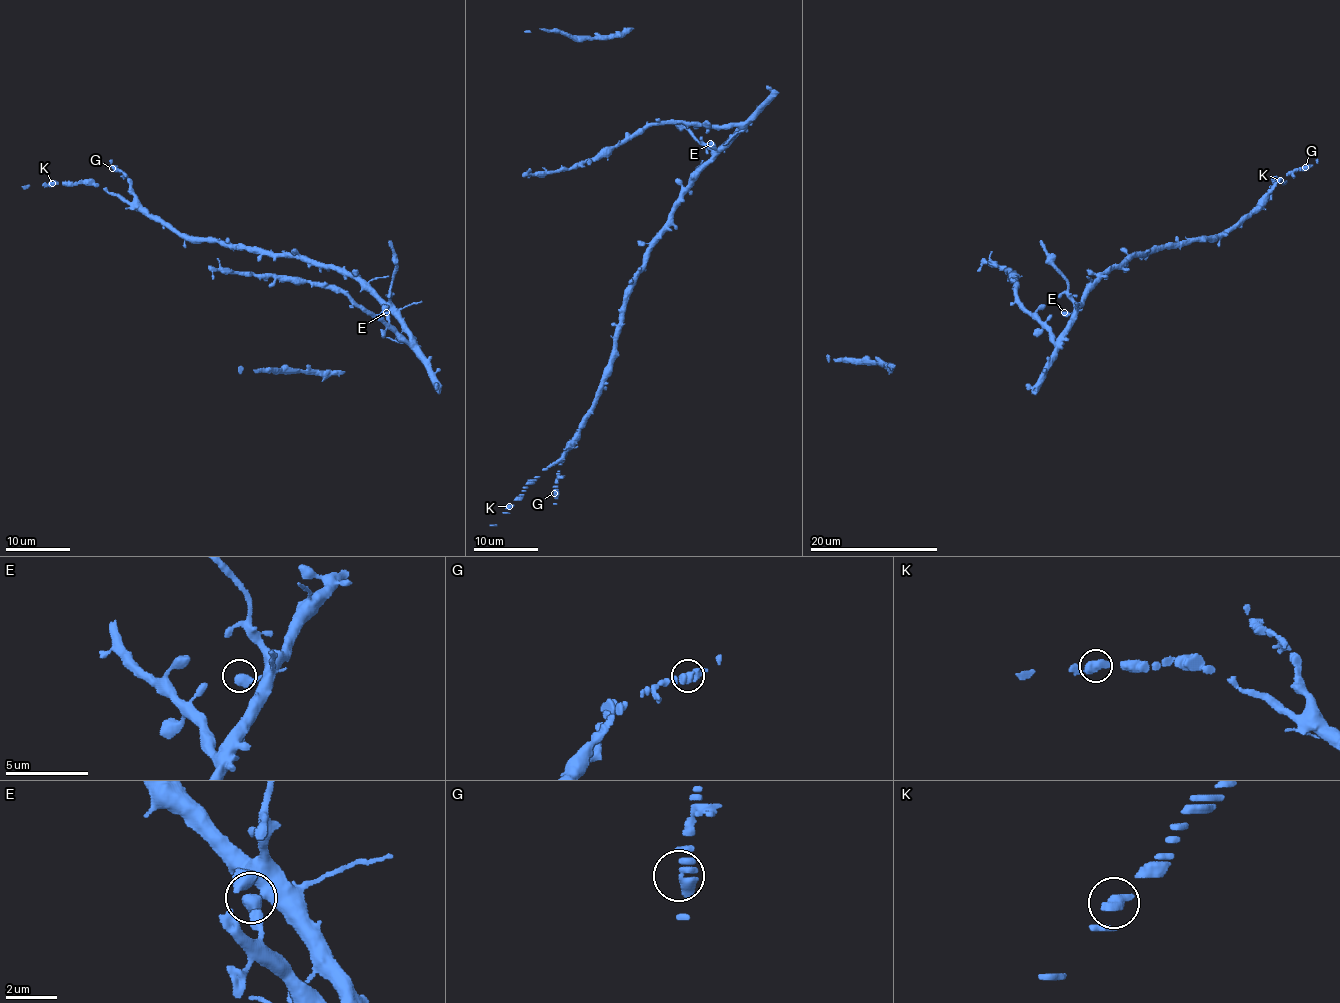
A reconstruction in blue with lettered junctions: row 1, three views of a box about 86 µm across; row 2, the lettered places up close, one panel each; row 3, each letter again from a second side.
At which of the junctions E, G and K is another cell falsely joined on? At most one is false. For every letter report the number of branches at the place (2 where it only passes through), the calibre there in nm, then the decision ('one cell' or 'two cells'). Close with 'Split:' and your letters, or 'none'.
E: 1 branches meet; 550 nm thick; one cell
G: 1 branches meet; 550 nm thick; one cell
K: 1 branches meet; 550 nm thick; one cell
Split: none

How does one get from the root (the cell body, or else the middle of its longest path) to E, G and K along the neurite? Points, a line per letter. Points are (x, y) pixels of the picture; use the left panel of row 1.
E: (376, 299), (388, 308), (386, 312)
G: (376, 299), (349, 276), (309, 260), (194, 240), (171, 230), (148, 213), (129, 179), (112, 168)
K: (376, 299), (349, 276), (309, 260), (185, 237), (105, 187), (82, 181), (53, 184)

